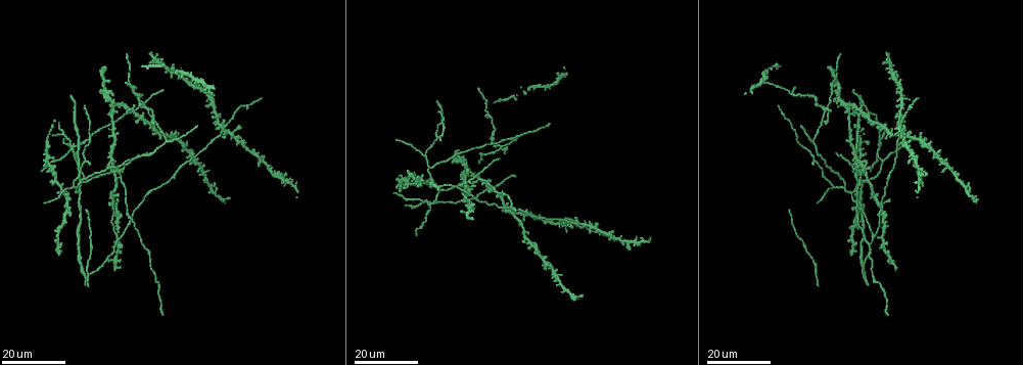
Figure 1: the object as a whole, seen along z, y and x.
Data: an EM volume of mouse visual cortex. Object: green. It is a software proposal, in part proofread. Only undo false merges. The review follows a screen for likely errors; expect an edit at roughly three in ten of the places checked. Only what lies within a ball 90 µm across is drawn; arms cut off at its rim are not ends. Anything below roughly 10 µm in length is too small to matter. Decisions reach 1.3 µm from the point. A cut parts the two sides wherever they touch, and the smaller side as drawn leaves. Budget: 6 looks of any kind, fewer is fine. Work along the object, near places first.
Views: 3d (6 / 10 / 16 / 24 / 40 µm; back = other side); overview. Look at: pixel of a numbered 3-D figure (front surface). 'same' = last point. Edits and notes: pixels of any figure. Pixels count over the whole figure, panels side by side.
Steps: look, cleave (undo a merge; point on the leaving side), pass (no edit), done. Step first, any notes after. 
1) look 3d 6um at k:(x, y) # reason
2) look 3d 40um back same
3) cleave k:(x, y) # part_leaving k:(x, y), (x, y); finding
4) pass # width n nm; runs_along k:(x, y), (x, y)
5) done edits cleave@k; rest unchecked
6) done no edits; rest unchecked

look 3d 24um at 1:(884, 163) # three arms meet

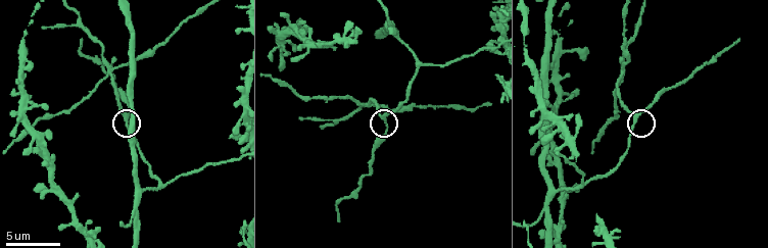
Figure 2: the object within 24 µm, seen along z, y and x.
look 3d 6um at 2:(127, 116)

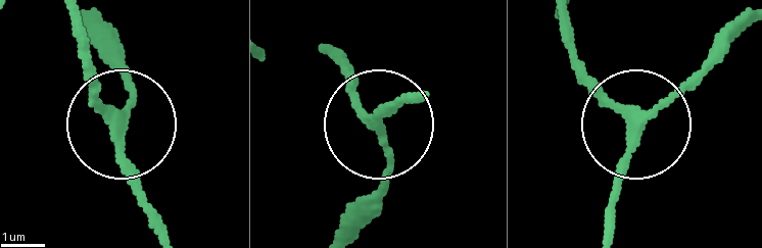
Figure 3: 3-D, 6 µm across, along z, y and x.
pass # side_arm 14 um; runs_along 3:(162, 235), (118, 136), (130, 81), (118, 41); all the same cell

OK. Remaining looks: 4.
look 3d 10um at 2:(419, 62) # three arms meet

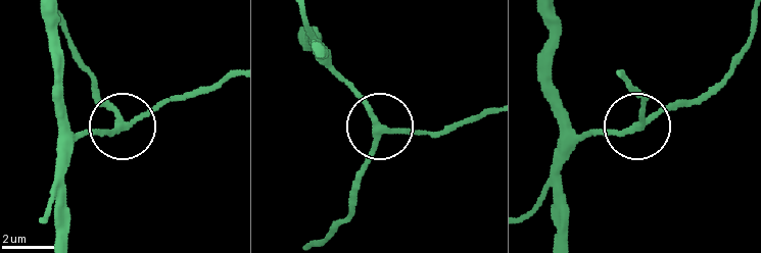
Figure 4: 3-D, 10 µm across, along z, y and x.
look 3d 6um at 4:(643, 121) # zoom in

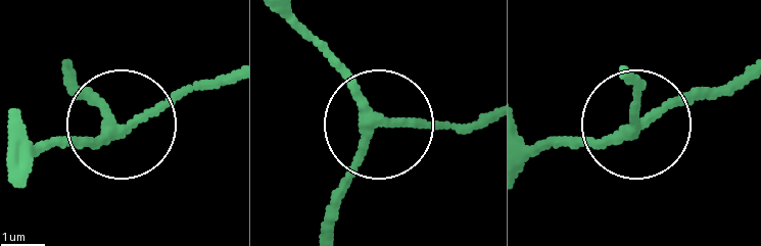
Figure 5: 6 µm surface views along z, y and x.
pass # width 220 nm; runs_along 5:(285, 18), (377, 128), (333, 201); continuous, no second cell

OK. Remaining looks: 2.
look 3d 16um at 1:(117, 239) # a fork

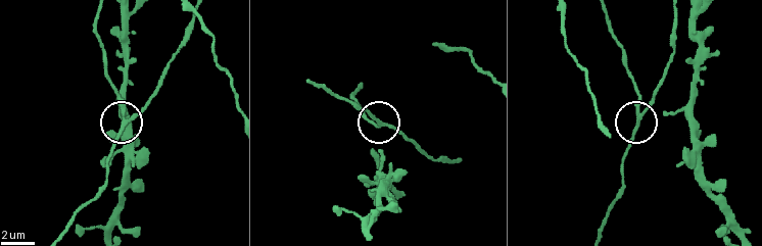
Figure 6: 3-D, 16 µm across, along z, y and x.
look 3d 6um at 6:(387, 125)

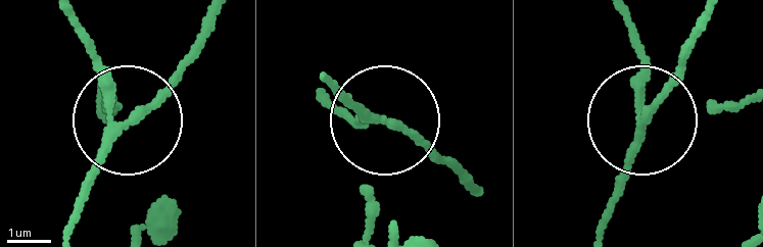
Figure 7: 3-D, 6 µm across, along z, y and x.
pass # runs_along 7:(597, 230), (640, 120), (629, 14); one cell here

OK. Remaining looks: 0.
done no edits; rest unchecked

